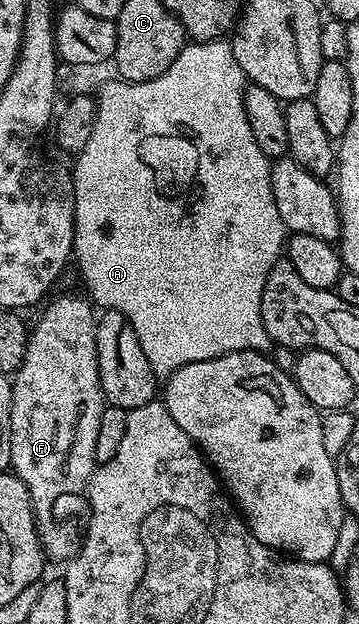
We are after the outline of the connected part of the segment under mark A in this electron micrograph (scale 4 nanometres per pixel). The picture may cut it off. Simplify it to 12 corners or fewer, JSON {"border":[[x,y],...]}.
{"border":[[226,39],[114,78],[73,264],[156,377],[270,353],[285,248]]}

